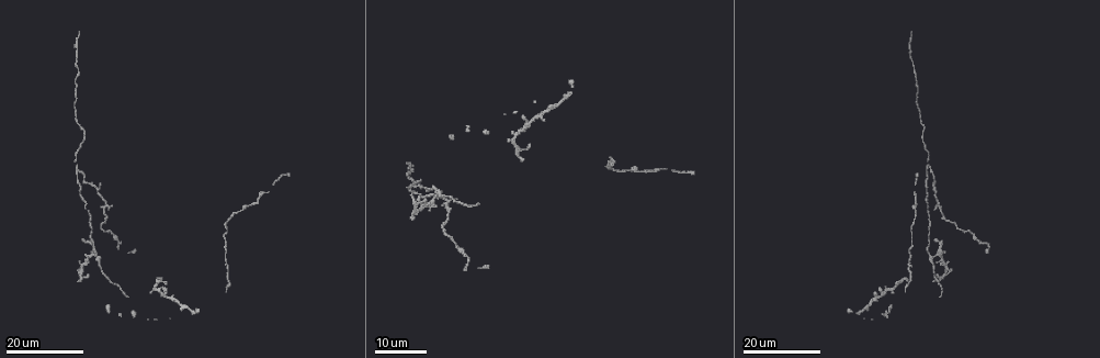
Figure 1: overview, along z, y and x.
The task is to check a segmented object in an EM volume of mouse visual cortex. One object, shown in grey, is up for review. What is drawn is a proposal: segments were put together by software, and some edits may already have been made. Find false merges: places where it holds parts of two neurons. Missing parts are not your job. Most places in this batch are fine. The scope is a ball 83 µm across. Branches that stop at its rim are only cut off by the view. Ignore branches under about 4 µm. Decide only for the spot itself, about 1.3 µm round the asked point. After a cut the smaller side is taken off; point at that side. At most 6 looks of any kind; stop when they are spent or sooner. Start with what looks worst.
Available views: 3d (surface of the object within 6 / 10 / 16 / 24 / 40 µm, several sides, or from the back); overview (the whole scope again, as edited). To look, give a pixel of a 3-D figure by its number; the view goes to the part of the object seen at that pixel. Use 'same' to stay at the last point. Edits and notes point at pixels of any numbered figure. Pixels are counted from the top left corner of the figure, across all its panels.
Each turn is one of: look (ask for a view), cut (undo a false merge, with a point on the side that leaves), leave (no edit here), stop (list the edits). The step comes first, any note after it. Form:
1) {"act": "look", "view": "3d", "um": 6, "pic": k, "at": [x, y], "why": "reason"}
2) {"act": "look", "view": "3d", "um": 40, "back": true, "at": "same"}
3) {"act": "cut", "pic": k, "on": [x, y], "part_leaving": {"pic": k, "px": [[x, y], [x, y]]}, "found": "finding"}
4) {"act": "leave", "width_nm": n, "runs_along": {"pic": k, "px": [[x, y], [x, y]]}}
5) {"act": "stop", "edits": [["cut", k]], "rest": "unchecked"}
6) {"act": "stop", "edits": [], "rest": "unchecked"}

{"act": "look", "view": "3d", "um": 16, "pic": 1, "at": [929, 163], "why": "a fork"}

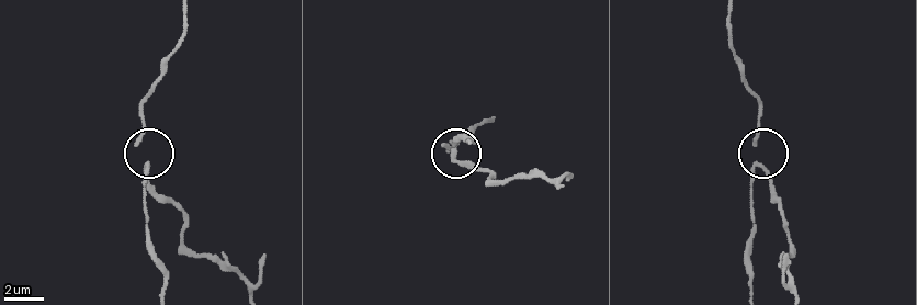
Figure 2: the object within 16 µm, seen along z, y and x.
{"act": "look", "view": "3d", "um": 6, "pic": 2, "at": [147, 165], "why": "zoom in"}

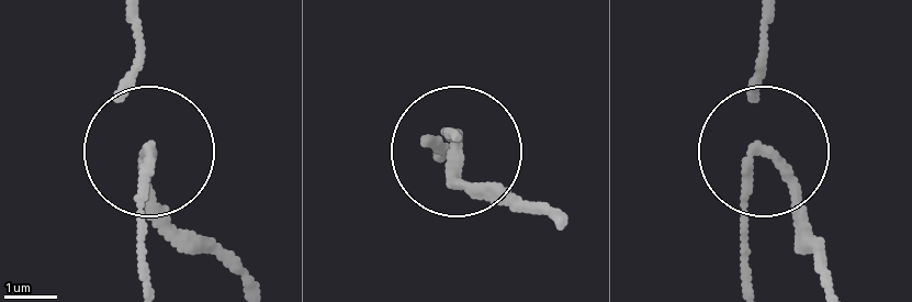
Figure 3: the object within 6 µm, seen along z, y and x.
{"act": "cut", "pic": 3, "on": [160, 212], "width_nm": 150, "found": "two neurons meet here"}

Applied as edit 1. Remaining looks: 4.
{"act": "look", "view": "overview"}

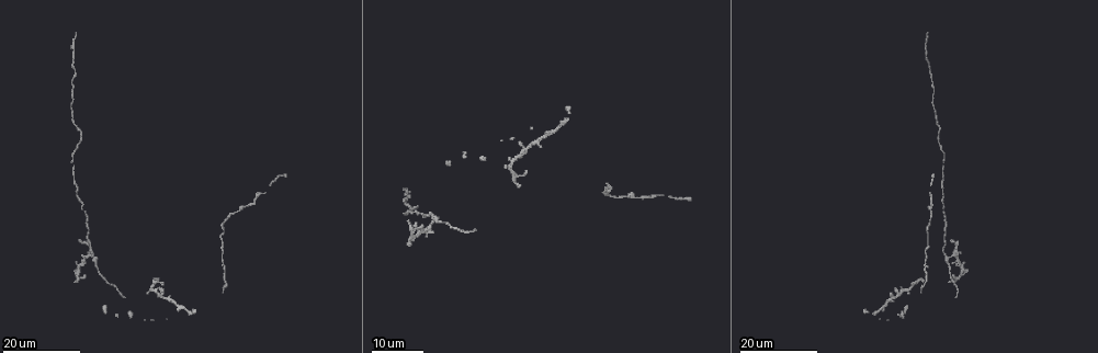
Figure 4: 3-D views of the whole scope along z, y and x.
{"act": "look", "view": "3d", "um": 16, "pic": 4, "at": [530, 145]}

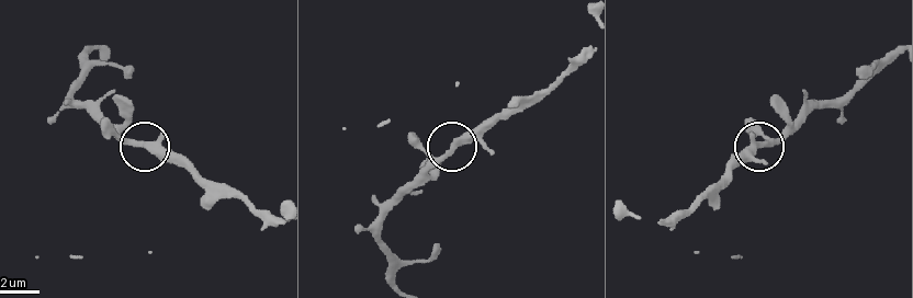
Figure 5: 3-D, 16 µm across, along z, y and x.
{"act": "look", "view": "3d", "um": 6, "pic": 5, "at": [146, 144]}

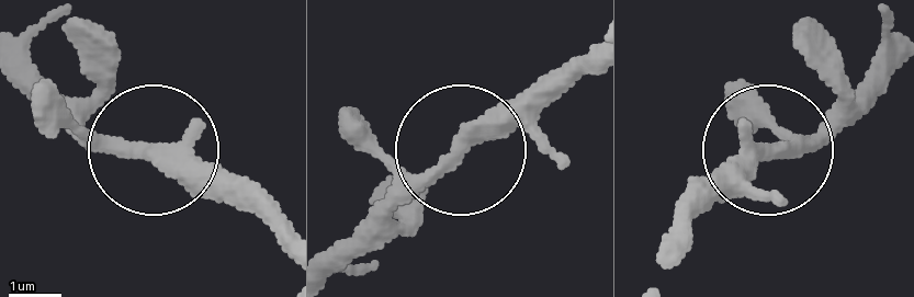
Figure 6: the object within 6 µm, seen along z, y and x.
{"act": "leave", "found": "continuous, no second neuron"}

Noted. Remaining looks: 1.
{"act": "stop", "edits": [["cut", 3]], "rest": "unchecked"}

